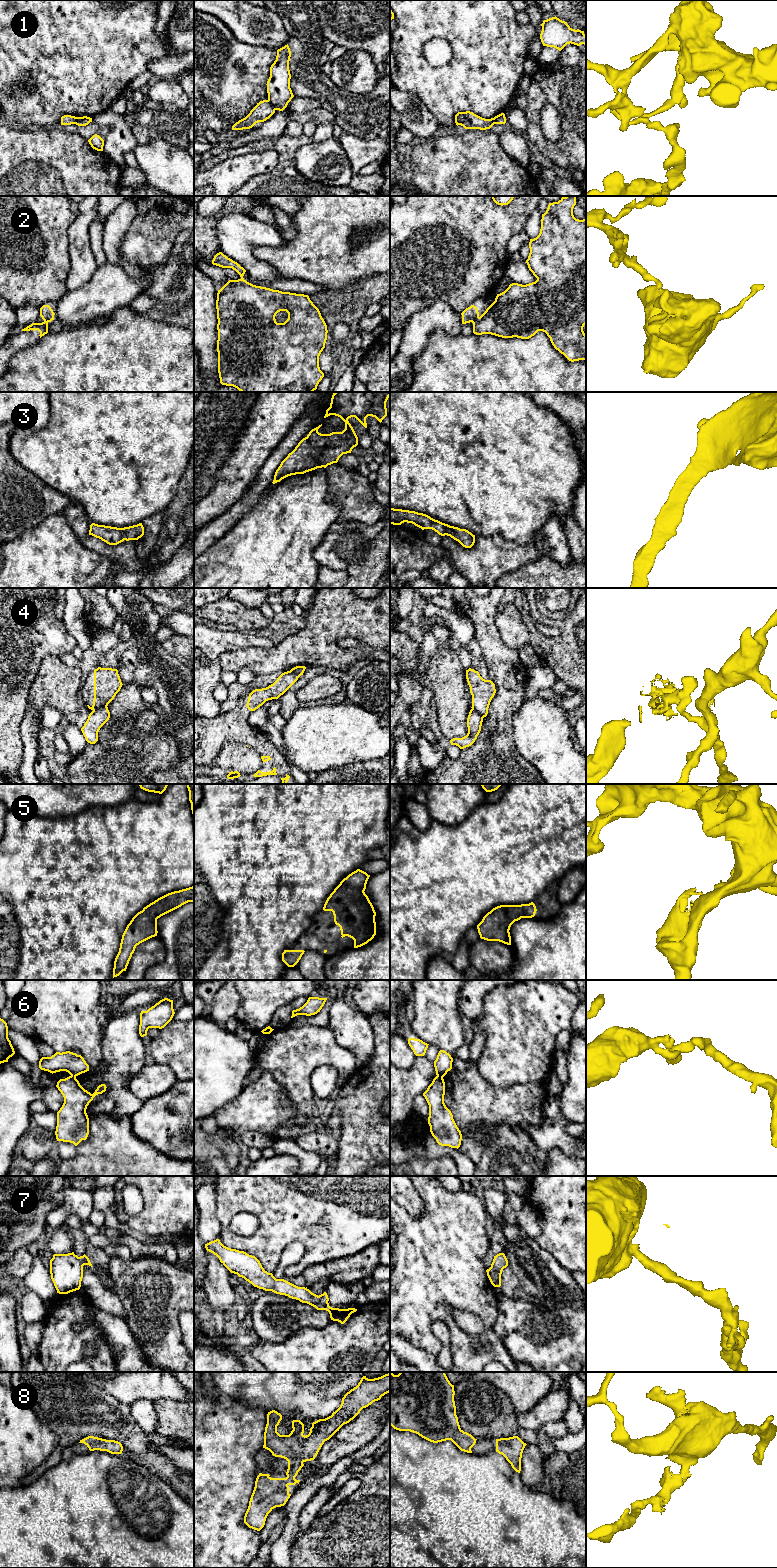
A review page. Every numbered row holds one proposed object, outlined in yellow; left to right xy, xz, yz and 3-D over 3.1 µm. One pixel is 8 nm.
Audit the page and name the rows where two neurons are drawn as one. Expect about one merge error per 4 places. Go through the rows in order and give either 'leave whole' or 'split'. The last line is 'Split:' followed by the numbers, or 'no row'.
1: split
2: split
3: leave whole
4: split
5: leave whole
6: split
7: leave whole
8: leave whole
Split: 1, 2, 4, 6

